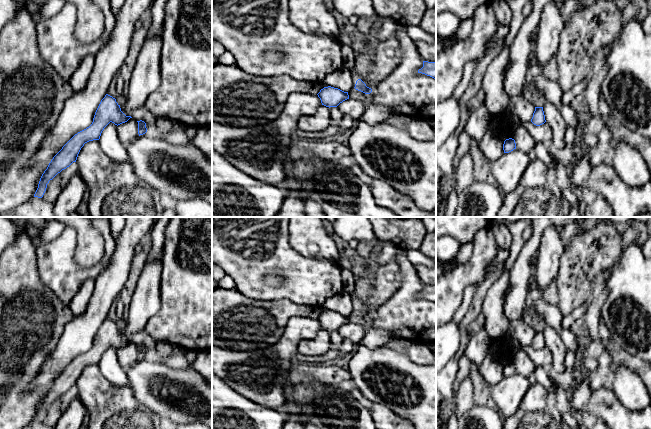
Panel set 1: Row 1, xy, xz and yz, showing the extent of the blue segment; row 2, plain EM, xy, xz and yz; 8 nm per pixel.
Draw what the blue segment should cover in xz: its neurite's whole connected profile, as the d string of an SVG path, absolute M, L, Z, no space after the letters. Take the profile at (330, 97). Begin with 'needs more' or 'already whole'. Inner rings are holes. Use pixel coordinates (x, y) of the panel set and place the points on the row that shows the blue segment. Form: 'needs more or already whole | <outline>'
already whole | M331 86L324 87L317 95L320 98L322 105L329 108L337 107L343 101L349 99L348 92Z

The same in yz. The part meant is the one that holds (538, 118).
already whole | M535 107L531 122L536 126L540 126L546 122L543 107Z

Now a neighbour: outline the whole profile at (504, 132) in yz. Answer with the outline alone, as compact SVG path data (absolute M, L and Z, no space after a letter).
M498 114L498 115L491 115L490 117L490 121L492 120L501 120L503 122L503 128L502 129L496 129L495 131L497 131L498 133L501 134L503 141L505 141L506 139L509 139L509 131L510 130L514 130L510 124L505 120L505 116Z

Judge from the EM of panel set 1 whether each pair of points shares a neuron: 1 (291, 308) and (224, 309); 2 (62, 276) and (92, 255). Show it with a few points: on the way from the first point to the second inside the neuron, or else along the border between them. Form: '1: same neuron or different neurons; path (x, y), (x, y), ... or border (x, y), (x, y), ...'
1: same neuron; path (274, 310), (241, 310)
2: different neurons; border (76, 241), (80, 266), (100, 261)

